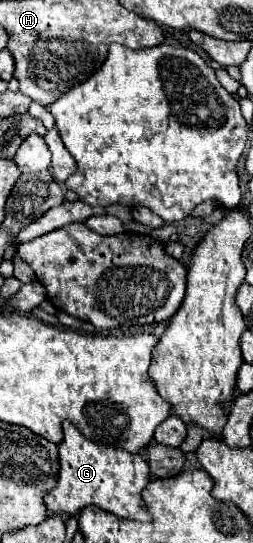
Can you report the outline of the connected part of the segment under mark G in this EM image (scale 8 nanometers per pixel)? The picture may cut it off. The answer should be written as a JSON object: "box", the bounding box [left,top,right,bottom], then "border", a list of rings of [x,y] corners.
{"box":[44,420,150,522],"border":[[[68,420],[62,422],[64,440],[58,444],[60,452],[60,474],[56,488],[52,488],[44,504],[54,514],[76,516],[84,506],[98,506],[106,512],[116,514],[118,518],[130,518],[146,522],[150,520],[140,492],[150,482],[148,462],[140,452],[128,452],[118,446],[106,446],[84,438]]]}

